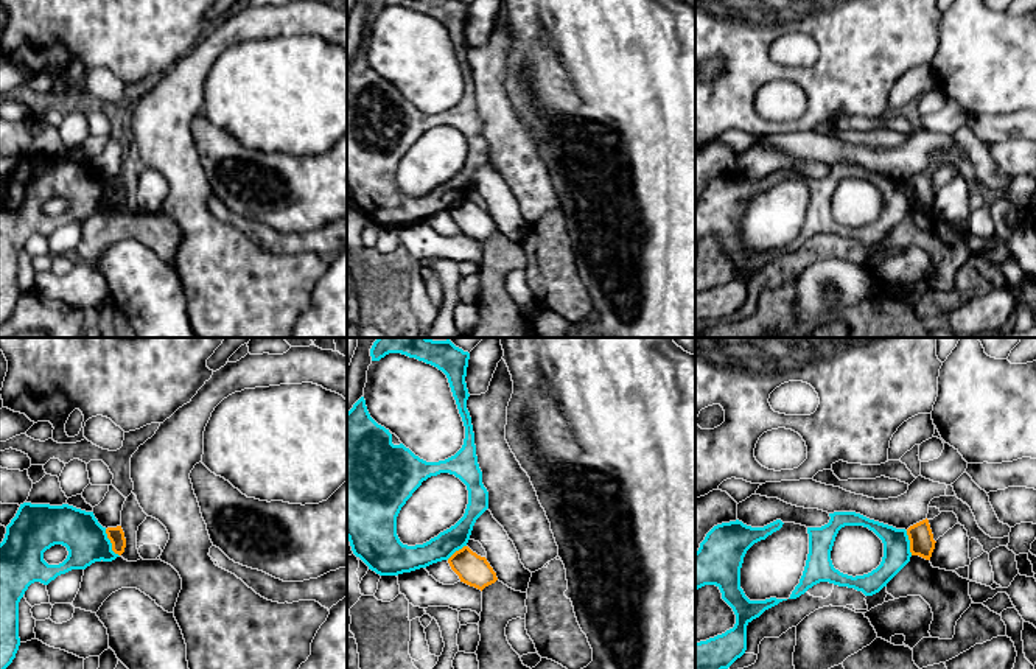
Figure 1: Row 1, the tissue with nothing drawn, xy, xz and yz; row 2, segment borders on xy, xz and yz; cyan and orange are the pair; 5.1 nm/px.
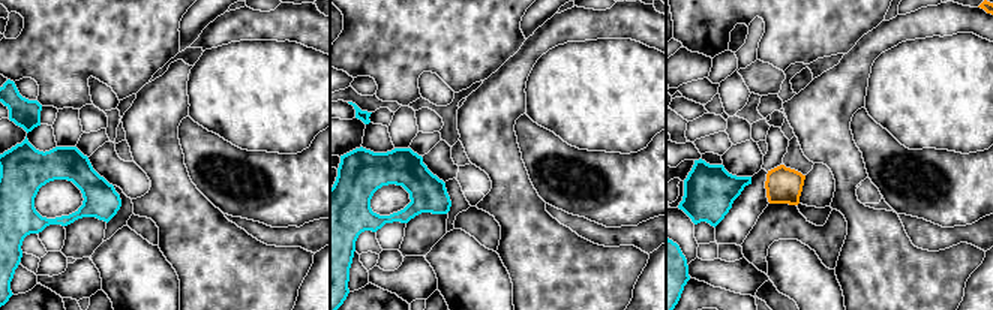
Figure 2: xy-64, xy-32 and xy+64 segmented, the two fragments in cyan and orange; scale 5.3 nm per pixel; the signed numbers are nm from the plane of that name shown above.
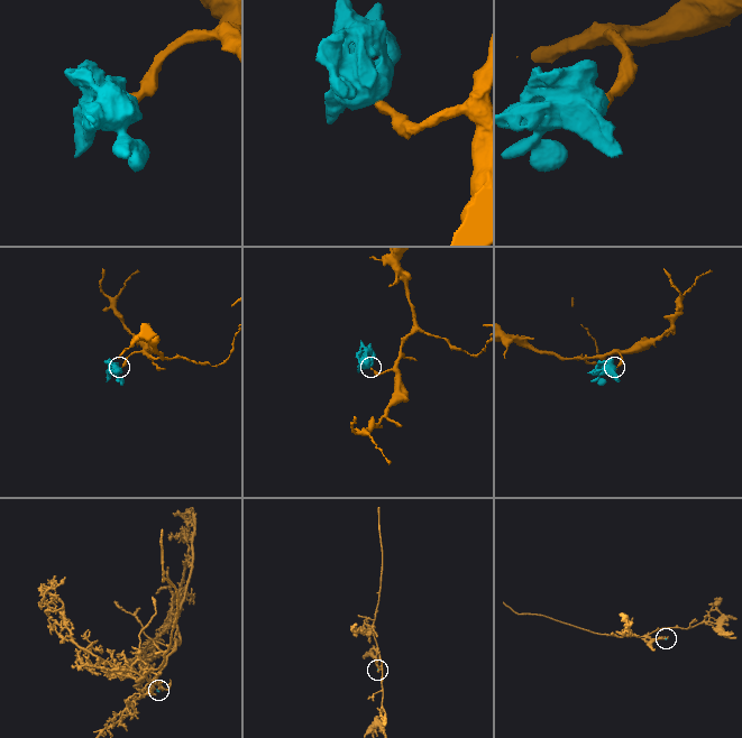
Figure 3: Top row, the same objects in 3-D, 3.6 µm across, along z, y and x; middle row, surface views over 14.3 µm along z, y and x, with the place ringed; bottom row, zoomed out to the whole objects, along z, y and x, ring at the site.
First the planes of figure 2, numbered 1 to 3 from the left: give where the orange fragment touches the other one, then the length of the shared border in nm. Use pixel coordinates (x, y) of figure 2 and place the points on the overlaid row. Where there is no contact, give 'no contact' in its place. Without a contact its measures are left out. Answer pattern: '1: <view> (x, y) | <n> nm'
1: no contact
2: no contact
3: no contact

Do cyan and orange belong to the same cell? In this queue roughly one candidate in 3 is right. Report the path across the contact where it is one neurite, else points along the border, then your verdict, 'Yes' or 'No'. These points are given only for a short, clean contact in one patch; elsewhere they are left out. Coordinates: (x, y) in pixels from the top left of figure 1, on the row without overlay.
Boundary: xy (104, 181), (111, 199), (118, 207). No

